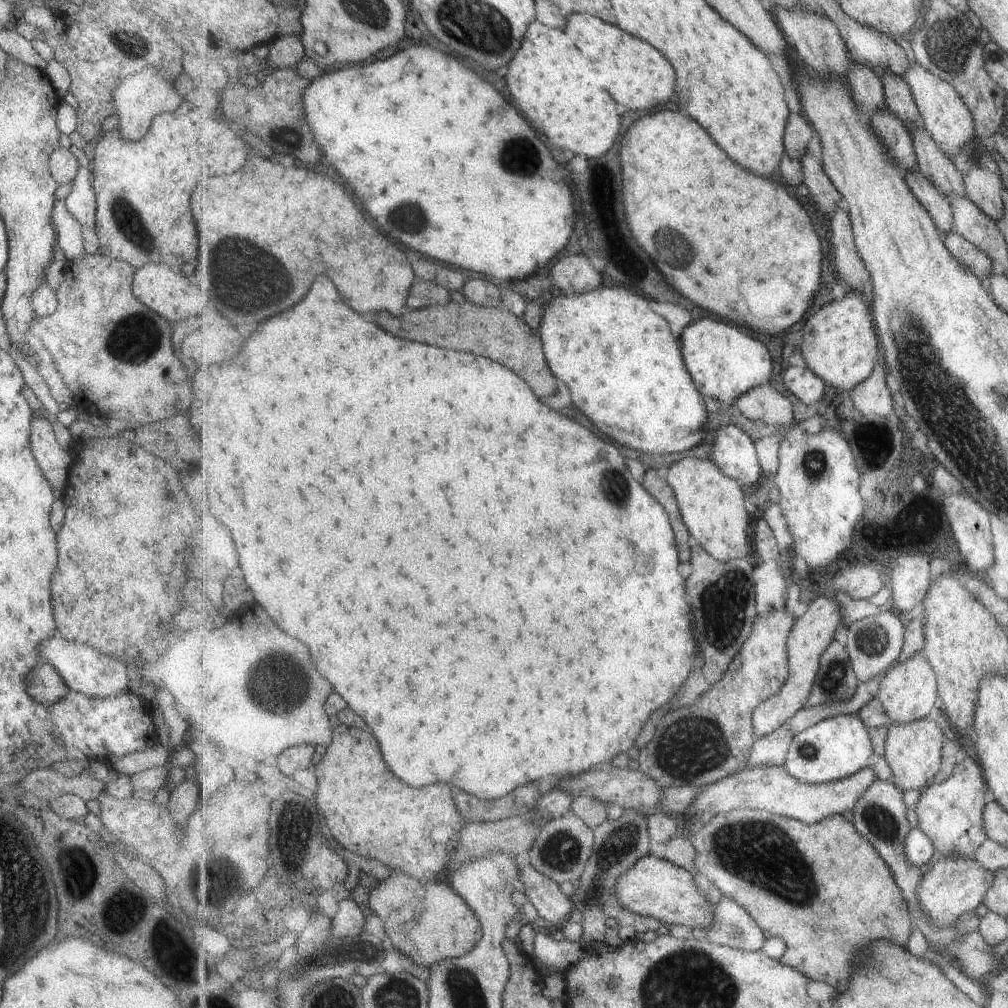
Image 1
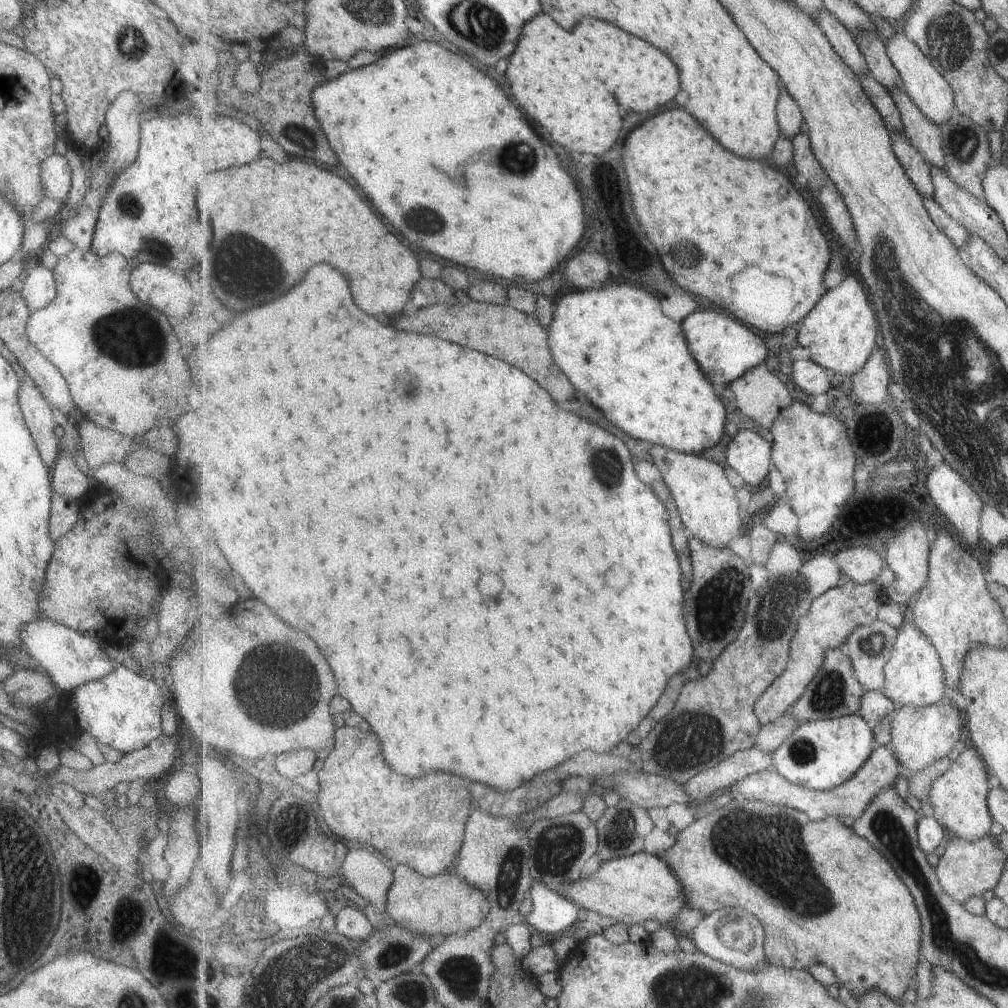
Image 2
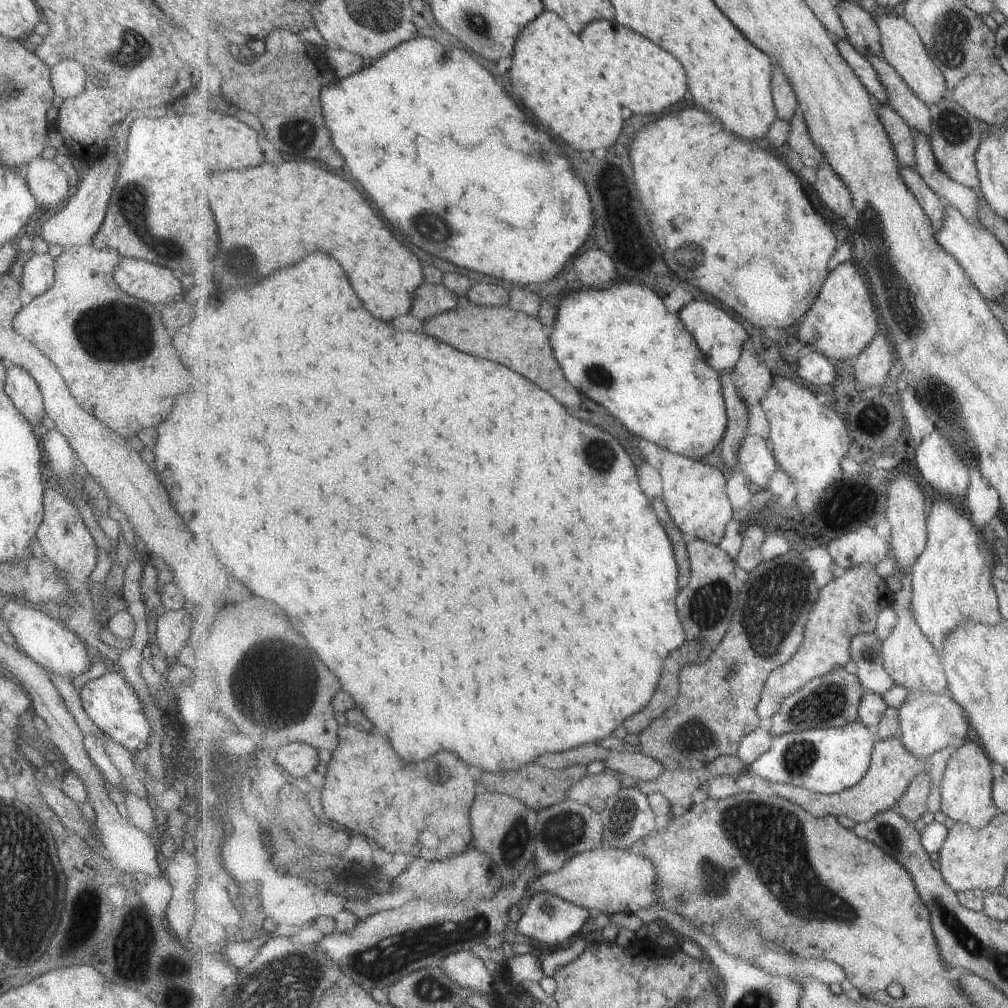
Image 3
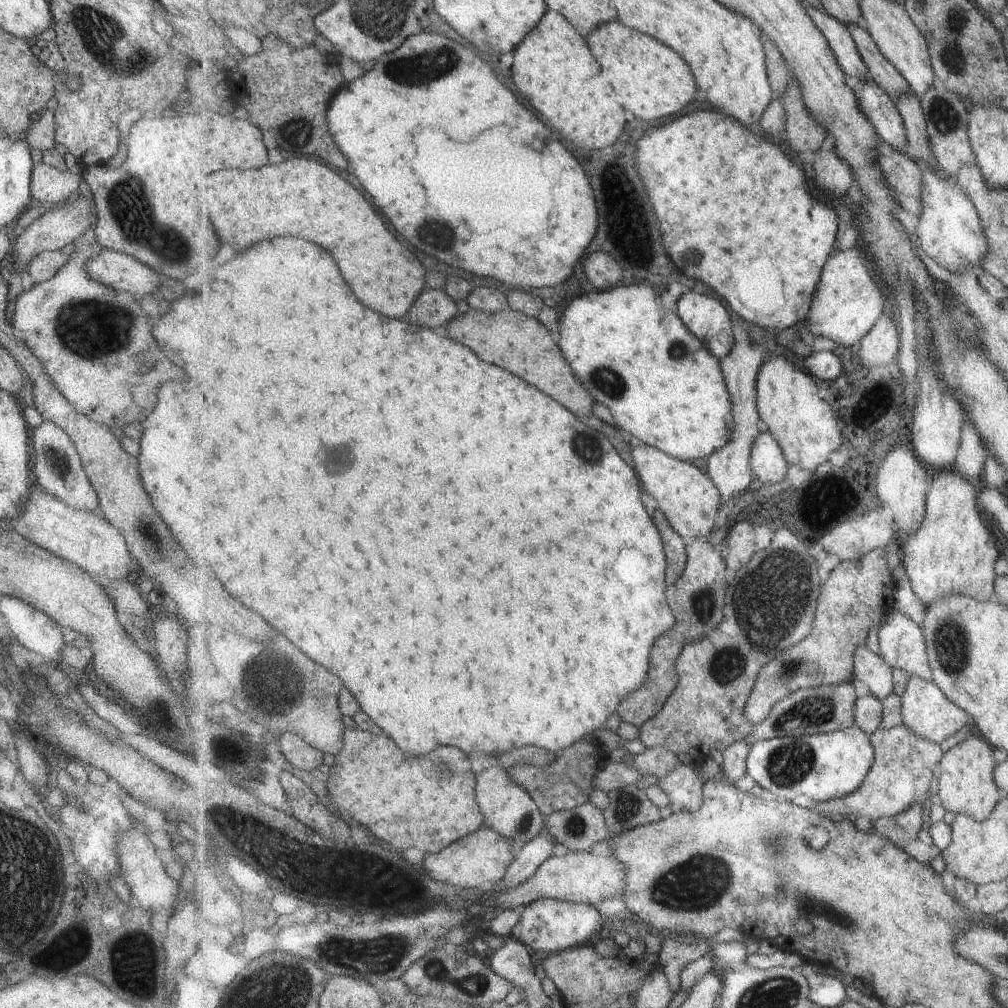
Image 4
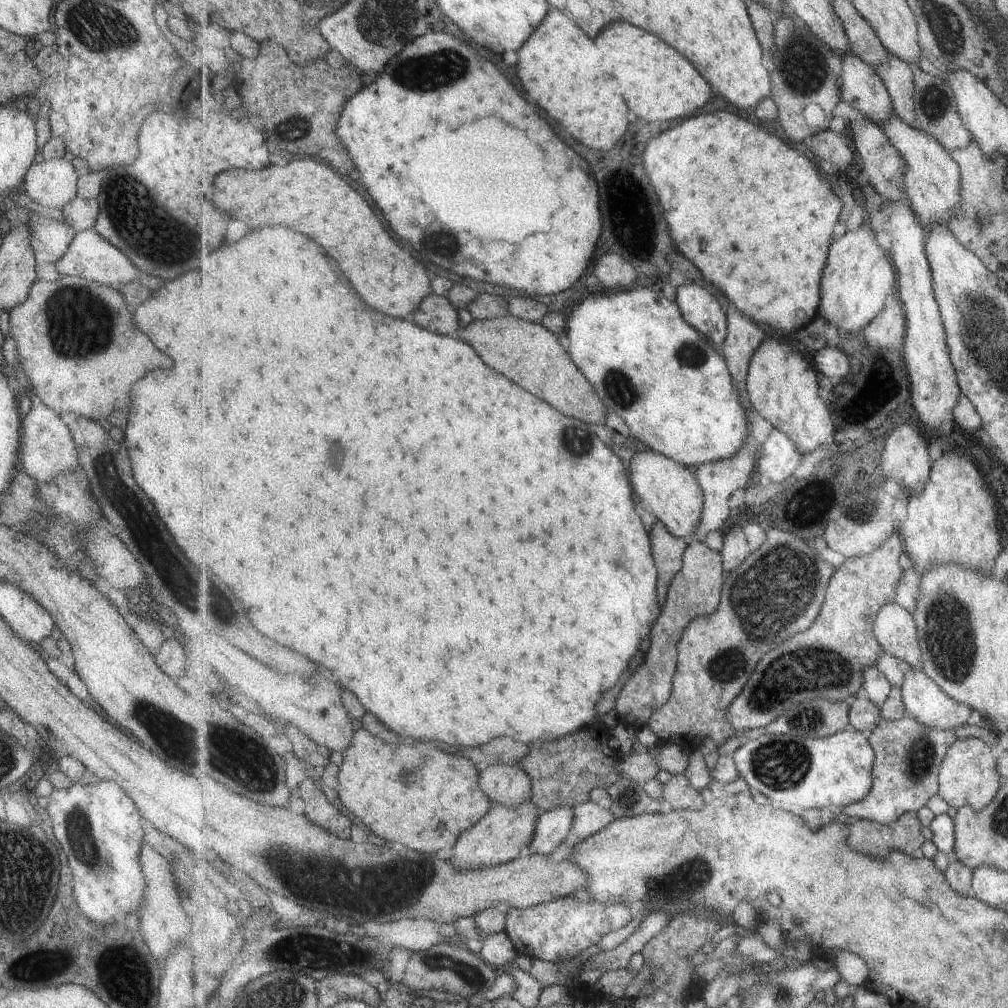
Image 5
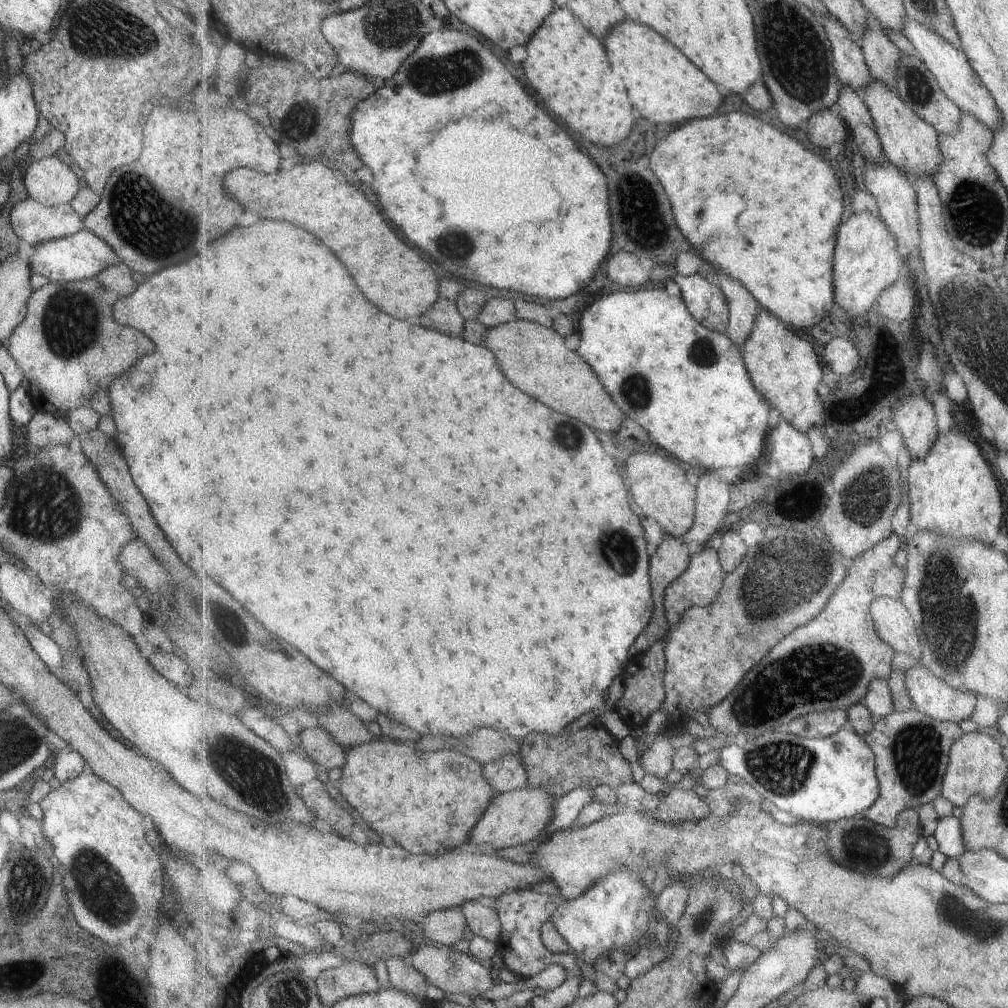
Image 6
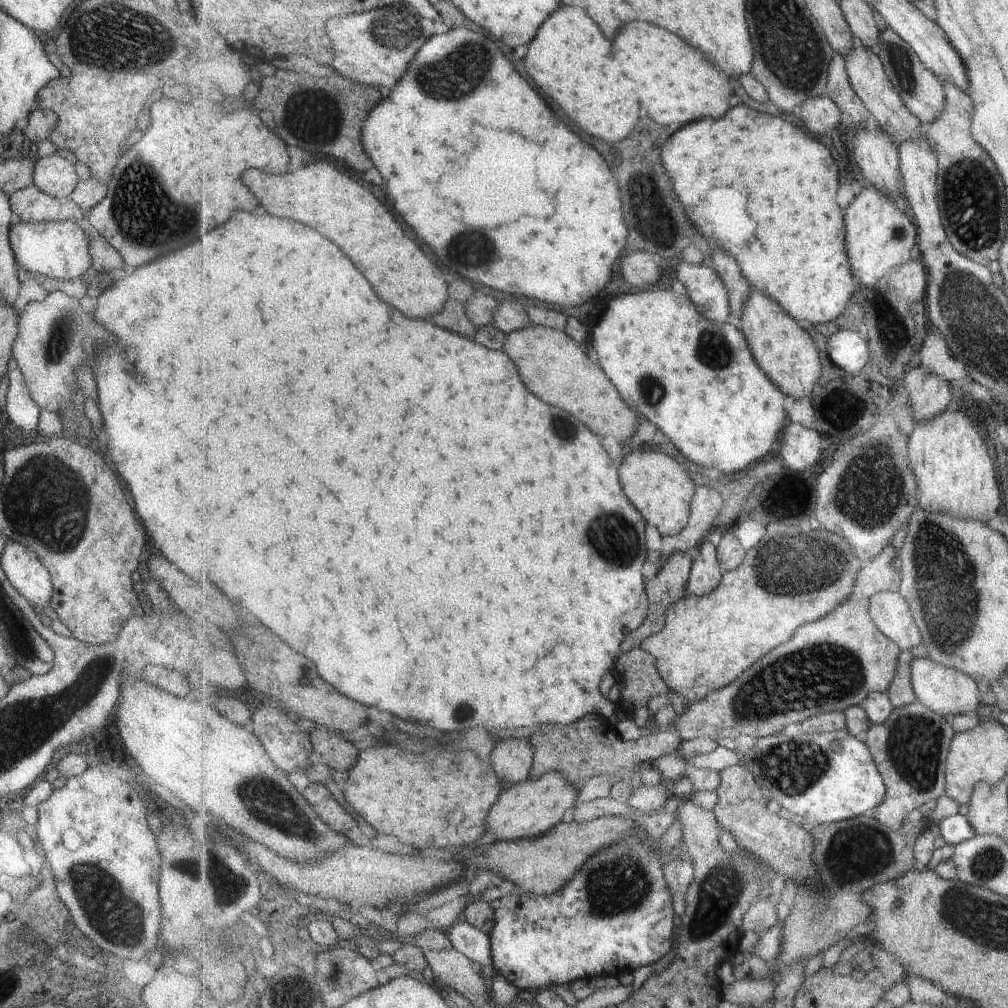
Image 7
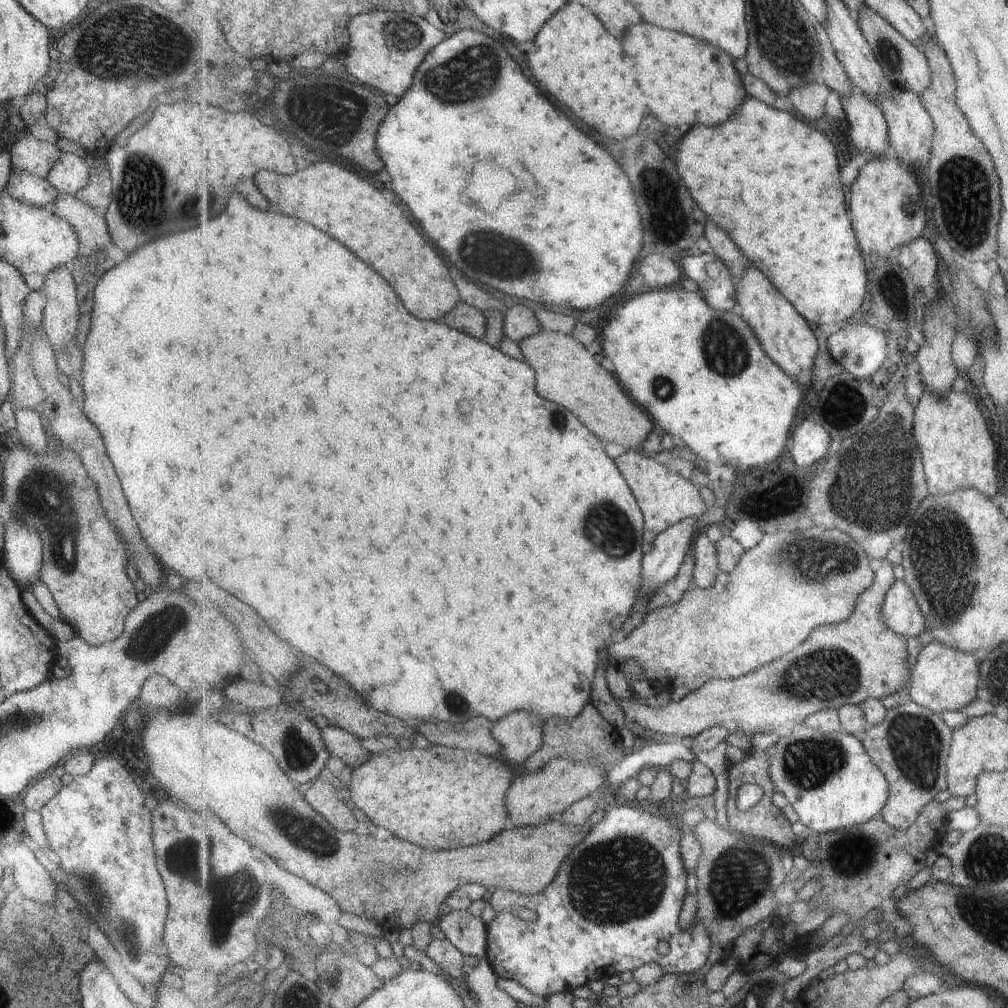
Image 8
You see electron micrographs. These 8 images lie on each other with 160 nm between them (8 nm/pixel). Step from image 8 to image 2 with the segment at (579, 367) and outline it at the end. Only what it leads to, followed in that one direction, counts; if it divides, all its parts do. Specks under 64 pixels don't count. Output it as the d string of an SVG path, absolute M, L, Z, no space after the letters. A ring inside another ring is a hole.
M469 299L468 302L457 302L453 305L438 304L419 310L417 318L405 320L407 328L417 334L431 334L439 336L449 342L469 346L475 350L481 350L483 354L491 354L495 358L501 358L519 370L525 370L535 382L545 386L545 390L557 400L569 400L575 392L573 384L567 380L567 376L555 366L551 356L551 346L547 330L539 324L535 316L531 316L513 308L511 305L494 305L486 302L477 302ZM505 354L505 358L503 358ZM541 368L541 376L539 376ZM547 368L551 372L547 372Z

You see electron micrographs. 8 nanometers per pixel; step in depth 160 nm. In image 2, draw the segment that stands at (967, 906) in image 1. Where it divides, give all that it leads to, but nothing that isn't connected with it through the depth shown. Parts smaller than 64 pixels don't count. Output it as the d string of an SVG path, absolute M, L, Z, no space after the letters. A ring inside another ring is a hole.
M996 828L992 830L993 834L983 837L974 843L965 839L949 838L945 843L945 852L939 858L936 866L936 873L941 888L956 902L964 904L973 897L982 897L985 892L993 890L1003 875L1004 862L1007 859L1006 854L998 847L996 843Z

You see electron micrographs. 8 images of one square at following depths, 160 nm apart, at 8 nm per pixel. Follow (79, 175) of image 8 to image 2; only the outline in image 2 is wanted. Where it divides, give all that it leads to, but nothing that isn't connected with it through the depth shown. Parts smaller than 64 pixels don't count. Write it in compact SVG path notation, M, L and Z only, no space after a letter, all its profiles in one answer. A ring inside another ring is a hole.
M53 153L40 162L40 183L44 198L61 200L64 204L70 190L71 171L64 155Z

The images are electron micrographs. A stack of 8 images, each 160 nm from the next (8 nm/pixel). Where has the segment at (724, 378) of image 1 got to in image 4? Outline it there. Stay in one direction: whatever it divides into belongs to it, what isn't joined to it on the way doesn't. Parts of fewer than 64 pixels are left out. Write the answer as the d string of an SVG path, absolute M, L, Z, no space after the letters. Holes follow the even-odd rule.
M690 290L679 299L677 313L713 356L723 360L732 353L737 345L733 324L729 312L717 298Z

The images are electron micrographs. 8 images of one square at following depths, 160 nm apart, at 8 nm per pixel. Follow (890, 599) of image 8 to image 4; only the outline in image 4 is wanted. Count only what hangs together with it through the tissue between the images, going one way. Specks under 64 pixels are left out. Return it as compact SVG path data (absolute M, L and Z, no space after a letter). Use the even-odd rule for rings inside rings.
M892 610L880 630L880 656L892 668L933 681L924 630L905 613Z

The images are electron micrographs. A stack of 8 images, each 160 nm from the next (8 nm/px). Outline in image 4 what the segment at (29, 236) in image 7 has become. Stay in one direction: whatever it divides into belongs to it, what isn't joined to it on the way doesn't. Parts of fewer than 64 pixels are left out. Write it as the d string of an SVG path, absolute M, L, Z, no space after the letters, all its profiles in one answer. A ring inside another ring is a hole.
M101 247L98 254L85 263L85 268L89 278L115 290L129 293L136 300L145 295L159 294L158 288L162 278L154 270L143 263L137 262L129 255Z

